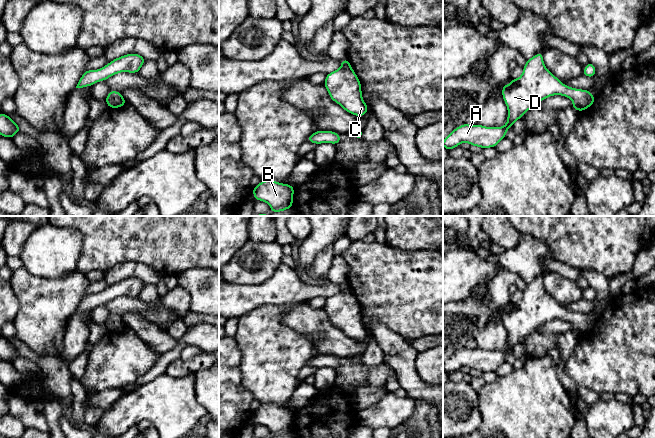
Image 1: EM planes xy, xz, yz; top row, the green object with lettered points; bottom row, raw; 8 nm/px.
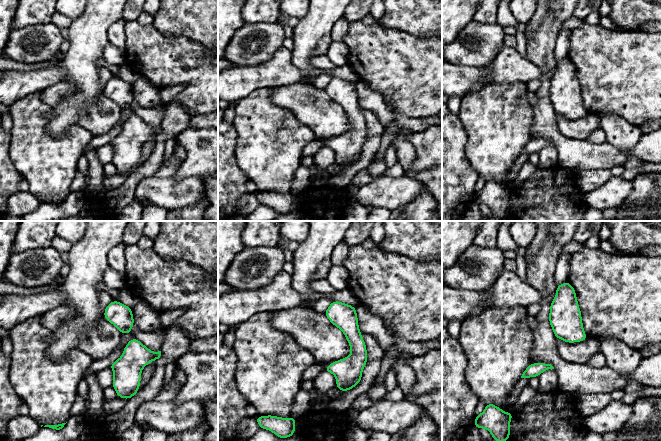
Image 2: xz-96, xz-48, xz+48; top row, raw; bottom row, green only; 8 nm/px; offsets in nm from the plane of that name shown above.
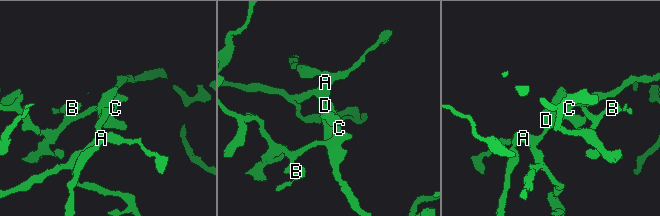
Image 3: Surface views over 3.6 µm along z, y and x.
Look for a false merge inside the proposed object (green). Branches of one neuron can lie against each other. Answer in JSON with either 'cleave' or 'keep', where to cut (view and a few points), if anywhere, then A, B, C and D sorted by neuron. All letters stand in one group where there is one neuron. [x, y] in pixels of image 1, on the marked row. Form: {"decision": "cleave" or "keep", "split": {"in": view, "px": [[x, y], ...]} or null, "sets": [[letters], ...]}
{"decision": "keep", "split": null, "sets": [["A", "B", "C", "D"]]}

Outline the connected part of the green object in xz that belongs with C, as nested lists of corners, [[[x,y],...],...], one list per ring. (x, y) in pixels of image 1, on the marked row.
[[[348,59],[339,61],[341,68],[326,74],[324,86],[332,101],[338,103],[346,112],[364,116],[368,106],[362,98],[361,83]]]

